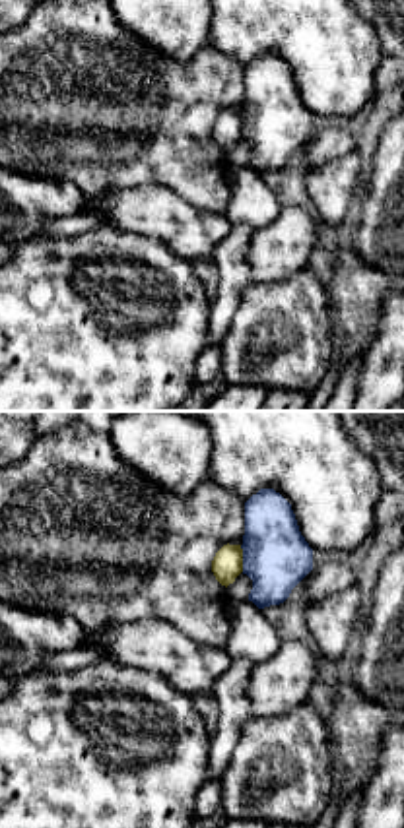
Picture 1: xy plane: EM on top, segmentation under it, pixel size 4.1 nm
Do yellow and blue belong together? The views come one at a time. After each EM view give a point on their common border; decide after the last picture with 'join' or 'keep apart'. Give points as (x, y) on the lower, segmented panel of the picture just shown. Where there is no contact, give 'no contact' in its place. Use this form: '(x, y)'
(241, 559)

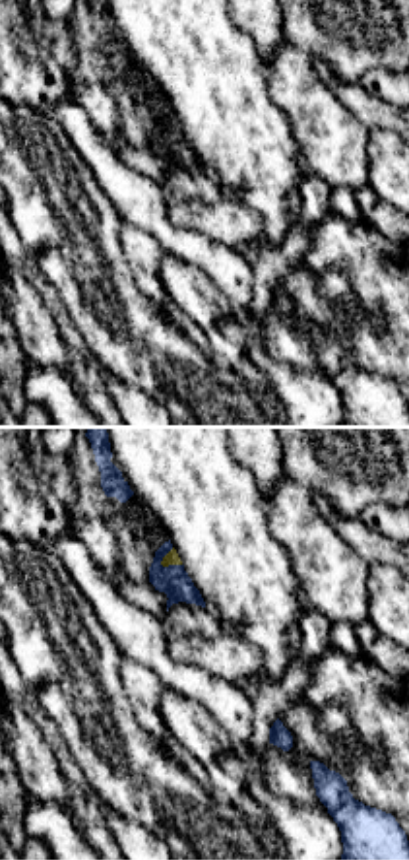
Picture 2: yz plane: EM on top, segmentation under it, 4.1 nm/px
(163, 558)

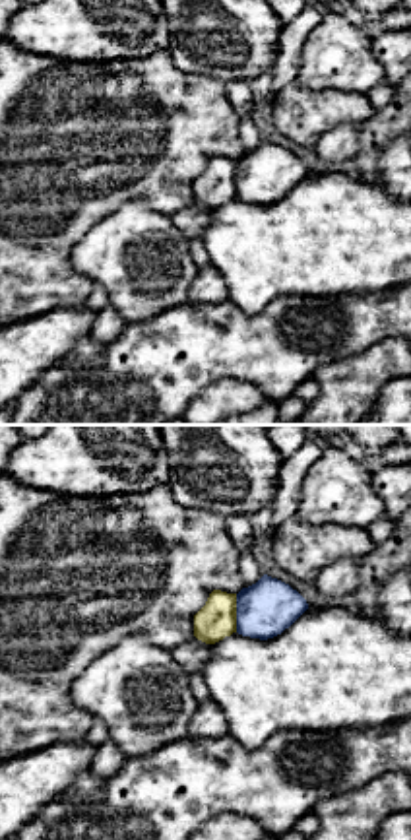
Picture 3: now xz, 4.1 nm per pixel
(235, 613)

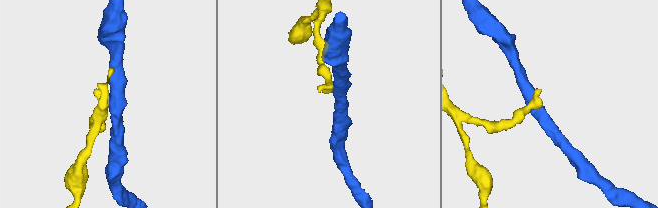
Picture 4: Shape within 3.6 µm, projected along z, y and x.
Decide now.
keep apart

